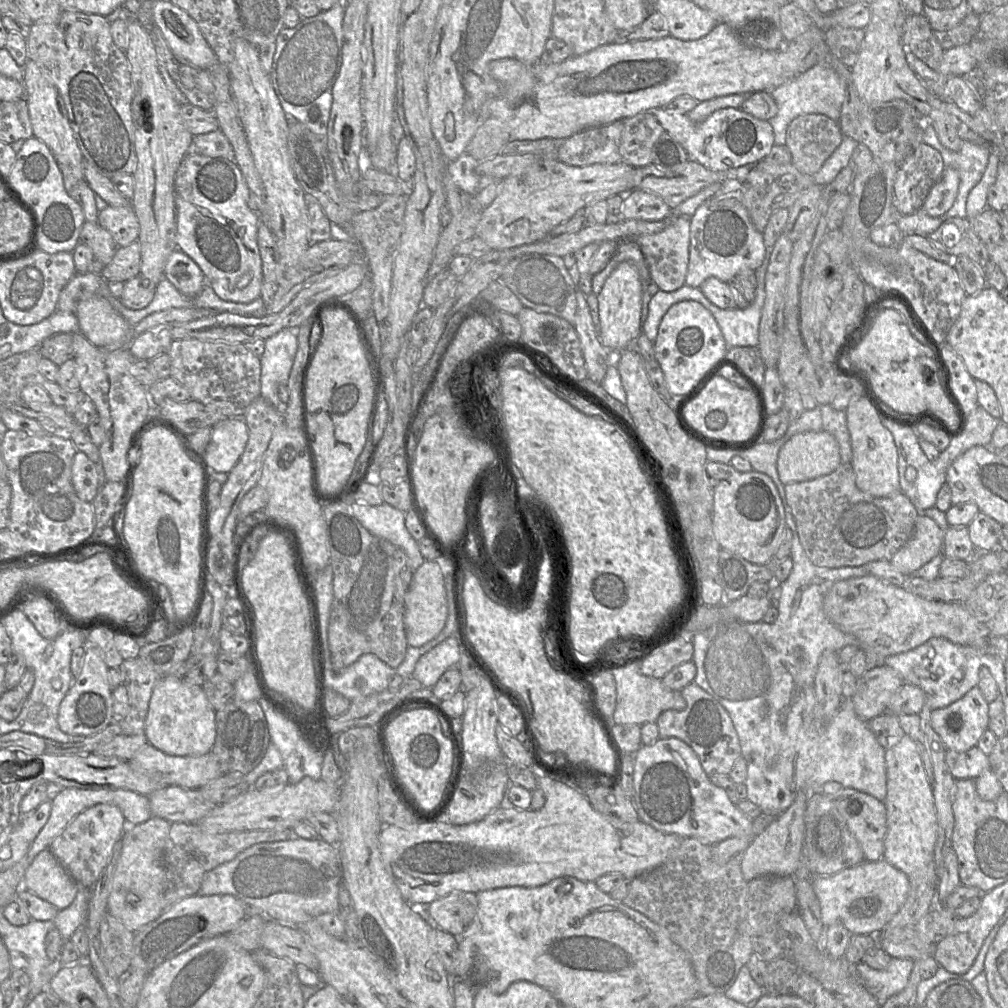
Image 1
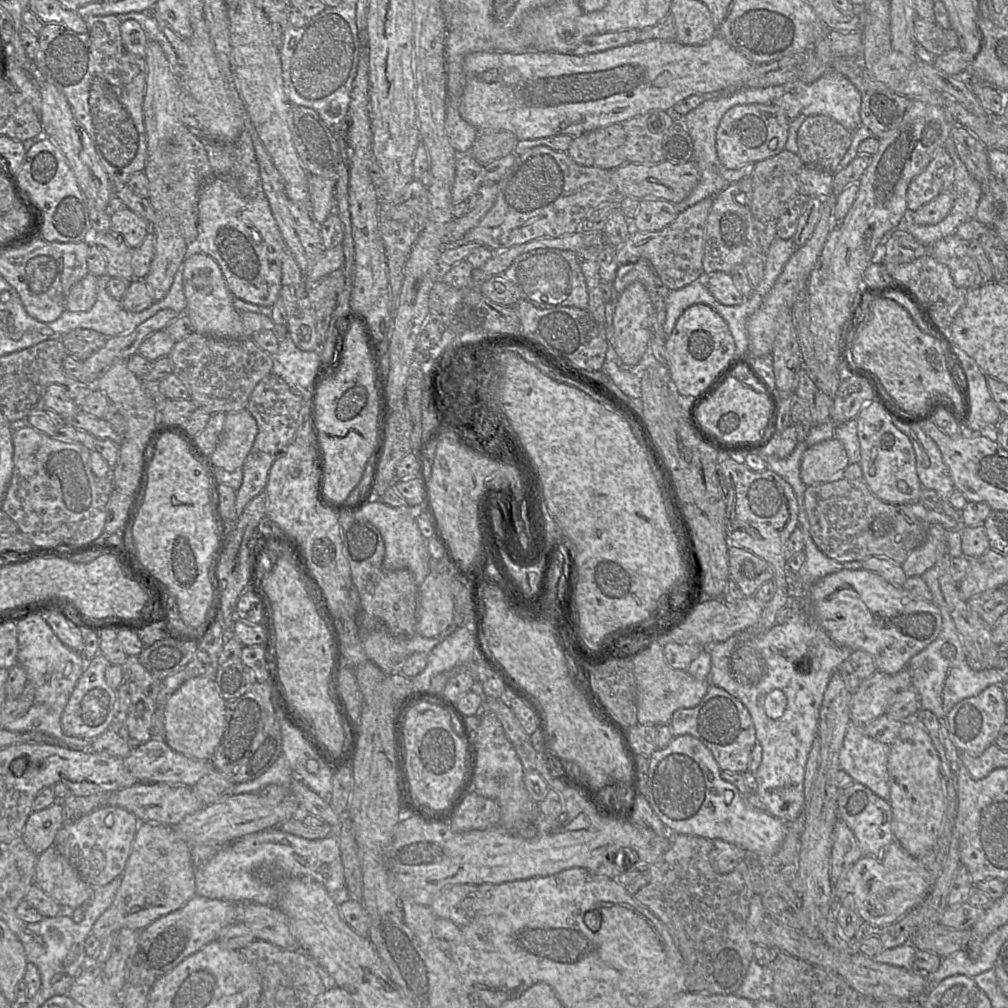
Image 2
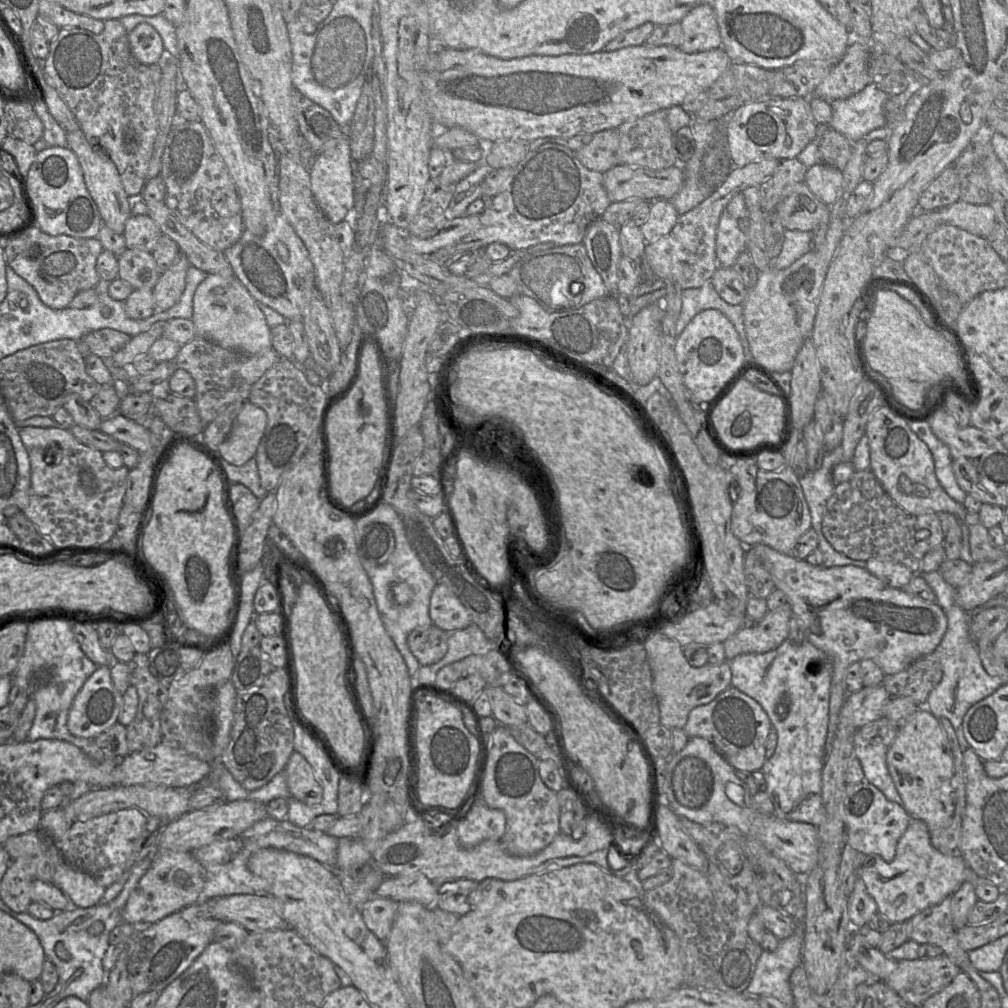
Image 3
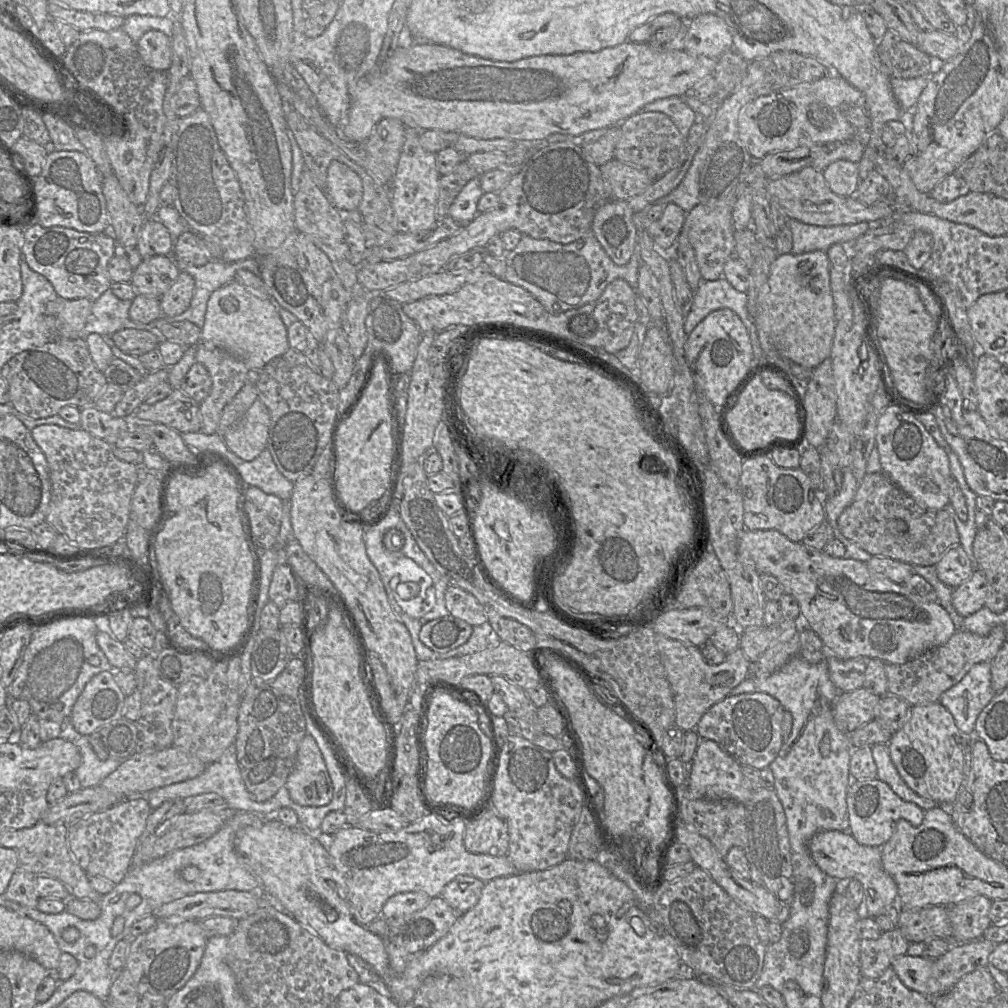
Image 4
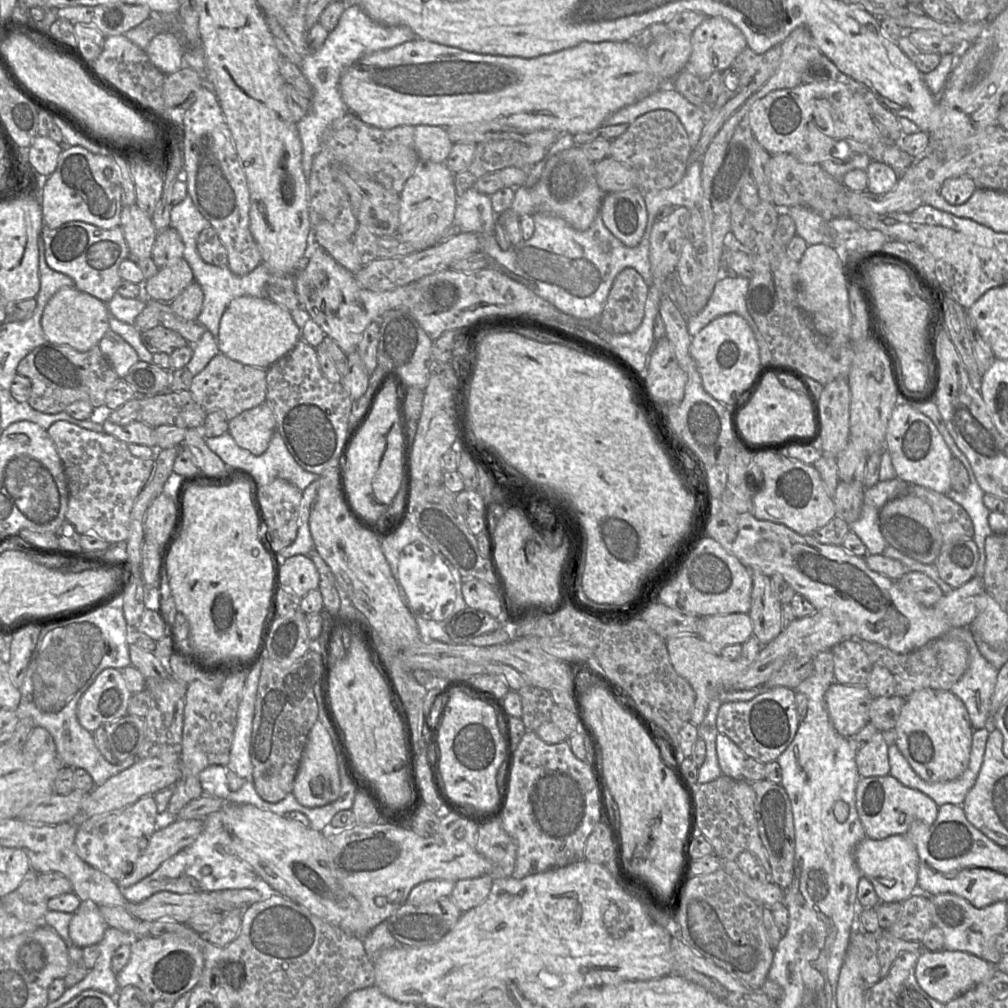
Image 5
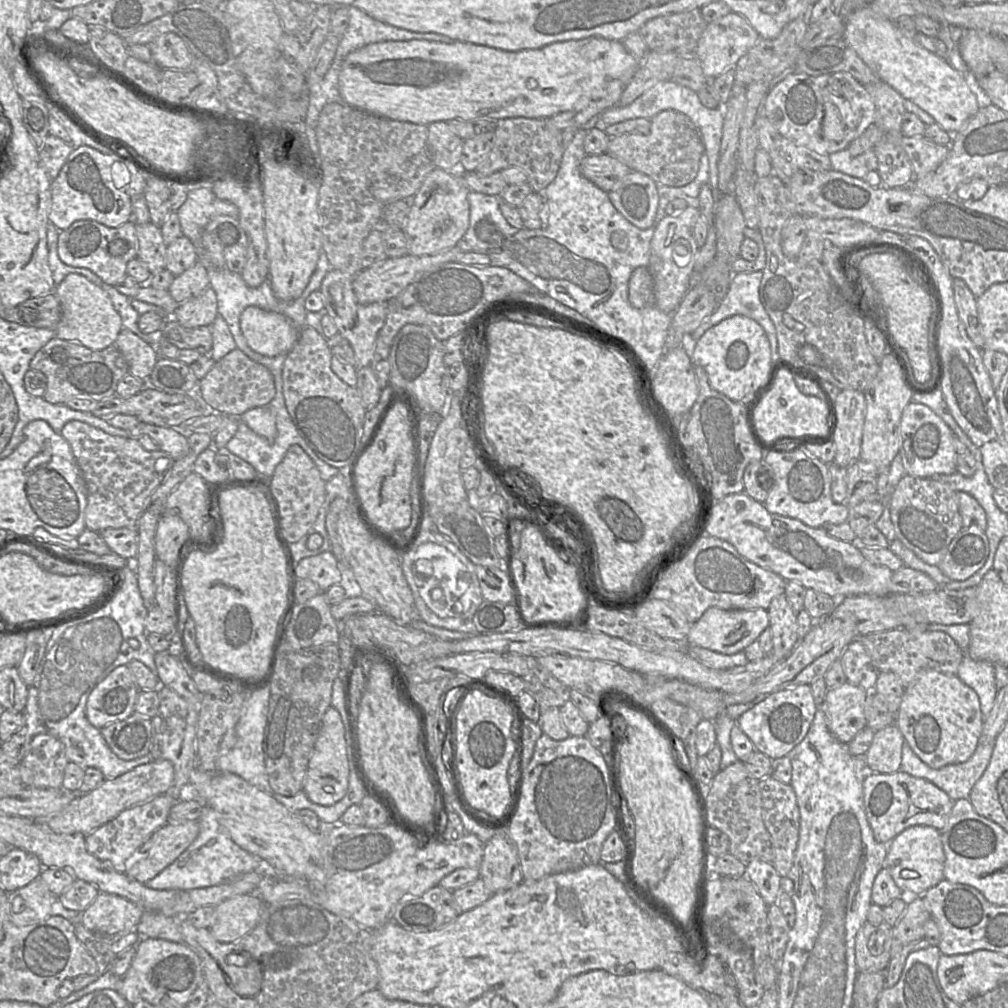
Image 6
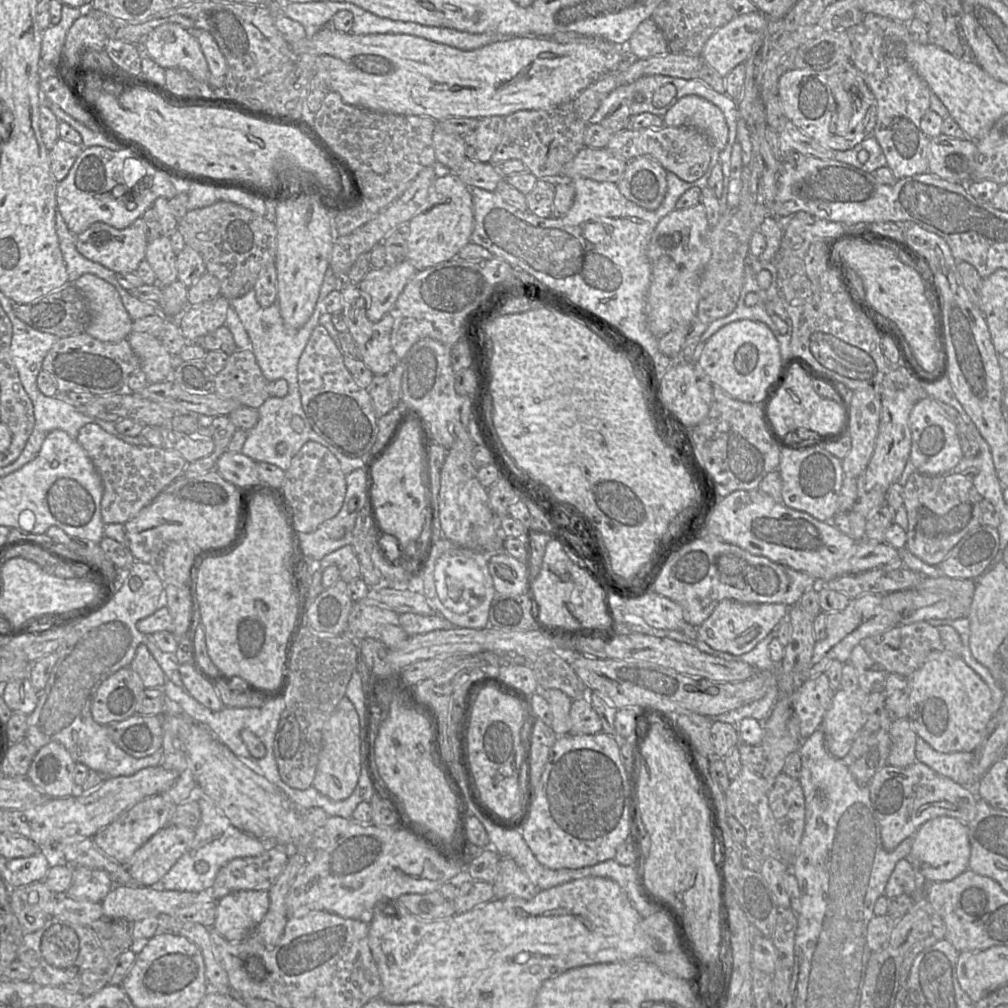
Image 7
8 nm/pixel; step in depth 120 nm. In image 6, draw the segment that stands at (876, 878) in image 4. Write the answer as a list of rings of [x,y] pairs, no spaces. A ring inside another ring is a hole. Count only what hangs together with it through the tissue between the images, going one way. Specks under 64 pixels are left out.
[[[916,825],[905,829],[889,844],[883,868],[888,870],[896,885],[904,891],[912,891],[918,895],[944,880],[945,854],[940,839],[940,830]]]

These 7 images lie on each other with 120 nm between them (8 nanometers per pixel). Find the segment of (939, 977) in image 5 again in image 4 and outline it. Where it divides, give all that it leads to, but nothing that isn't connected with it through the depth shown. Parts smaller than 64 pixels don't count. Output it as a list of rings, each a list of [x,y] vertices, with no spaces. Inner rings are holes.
[[[901,955],[893,959],[892,967],[909,989],[928,995],[928,980],[932,975],[934,959],[925,956]]]

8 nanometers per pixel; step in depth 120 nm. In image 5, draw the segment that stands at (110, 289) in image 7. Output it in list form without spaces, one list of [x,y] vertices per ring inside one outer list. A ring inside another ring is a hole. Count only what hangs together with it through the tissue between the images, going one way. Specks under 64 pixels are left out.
[[[67,286],[58,290],[46,304],[41,316],[41,327],[48,342],[86,352],[97,346],[110,330],[109,317],[106,303],[74,286]]]

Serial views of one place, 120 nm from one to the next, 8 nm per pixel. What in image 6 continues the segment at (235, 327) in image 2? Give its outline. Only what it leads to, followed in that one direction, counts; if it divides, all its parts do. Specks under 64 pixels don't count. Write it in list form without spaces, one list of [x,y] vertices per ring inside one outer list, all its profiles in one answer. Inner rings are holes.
[[[257,306],[245,308],[240,316],[240,327],[248,346],[269,357],[289,353],[300,334],[284,314]]]

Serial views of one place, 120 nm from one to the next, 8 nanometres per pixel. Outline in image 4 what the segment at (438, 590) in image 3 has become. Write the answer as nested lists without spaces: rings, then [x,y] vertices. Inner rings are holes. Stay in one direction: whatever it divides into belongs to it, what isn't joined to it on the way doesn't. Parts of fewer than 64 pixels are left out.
[[[449,585],[444,596],[448,613],[475,627],[487,621],[483,606],[467,591]]]

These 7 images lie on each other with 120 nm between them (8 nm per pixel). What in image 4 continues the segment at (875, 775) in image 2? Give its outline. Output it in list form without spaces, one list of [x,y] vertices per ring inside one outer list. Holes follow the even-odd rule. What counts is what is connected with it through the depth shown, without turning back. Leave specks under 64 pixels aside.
[[[888,744],[874,745],[871,749],[877,767],[877,778],[888,784],[902,800],[914,803],[924,811],[939,806],[935,801],[919,796],[907,786],[891,760]]]

